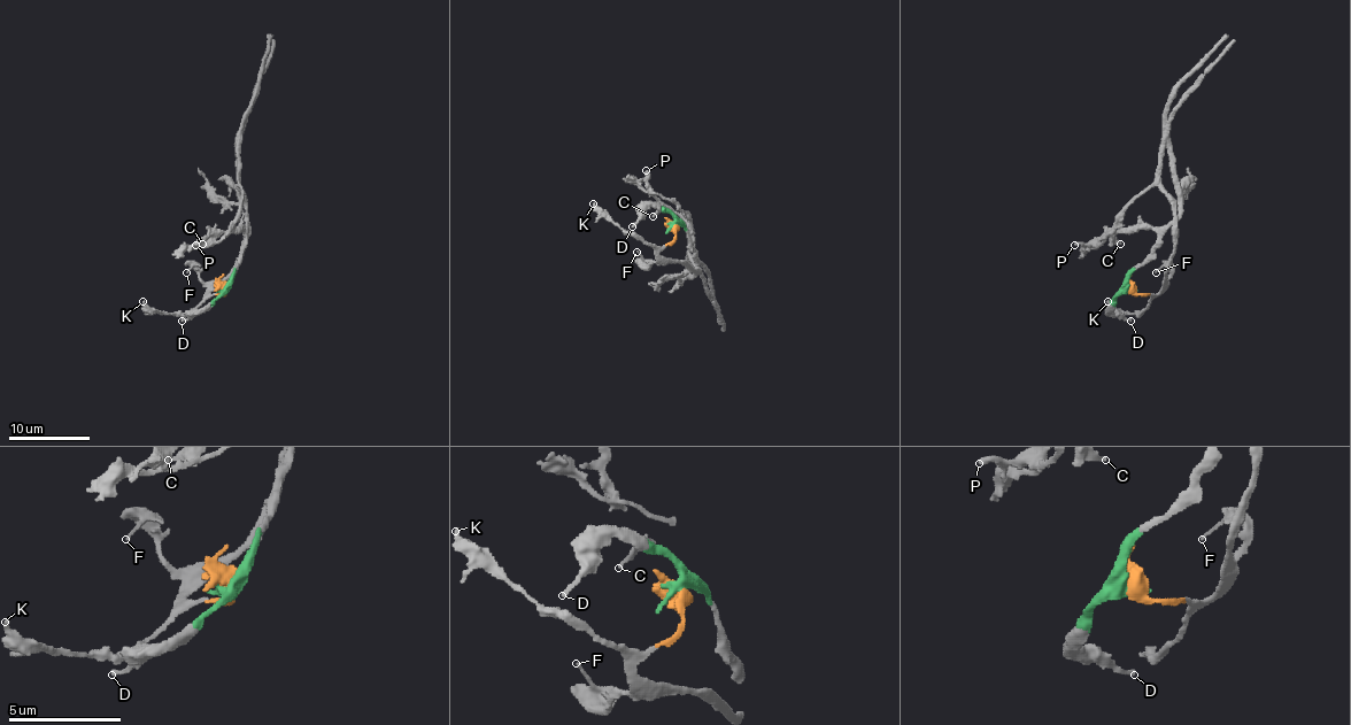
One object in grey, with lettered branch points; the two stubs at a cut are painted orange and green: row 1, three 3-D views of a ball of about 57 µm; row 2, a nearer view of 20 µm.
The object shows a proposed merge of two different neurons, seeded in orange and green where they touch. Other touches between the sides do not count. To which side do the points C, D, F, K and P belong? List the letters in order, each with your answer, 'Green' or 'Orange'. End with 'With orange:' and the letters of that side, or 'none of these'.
C: Green
D: Green
F: Orange
K: Orange
P: Green
With orange: F, K

